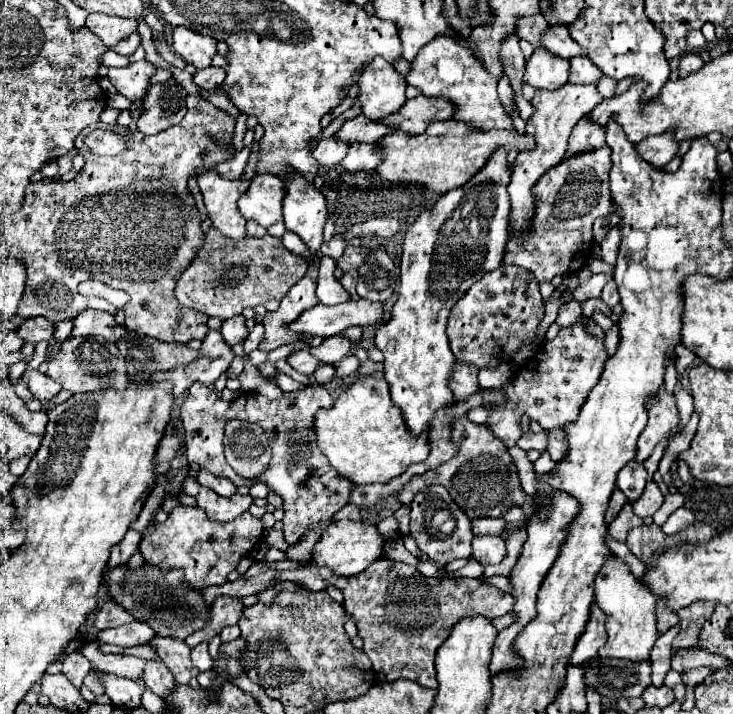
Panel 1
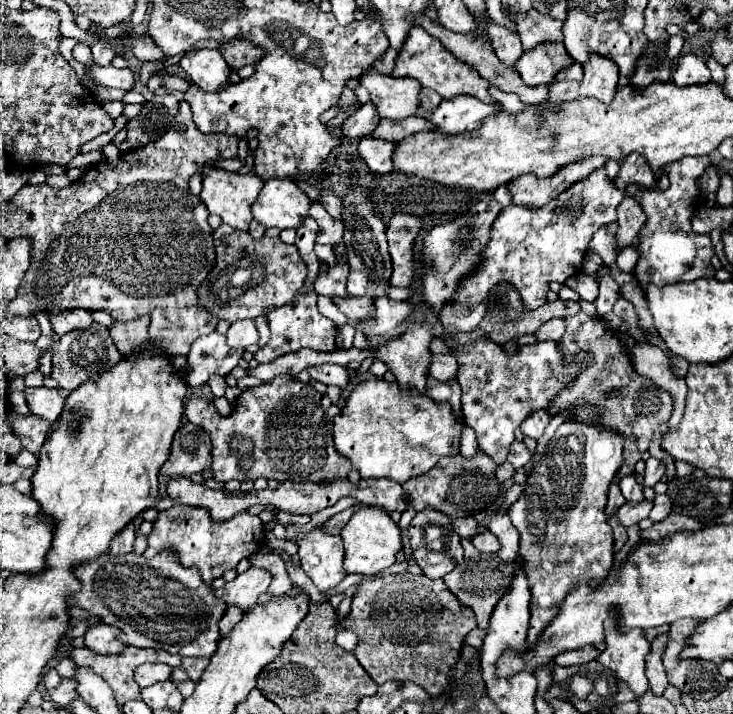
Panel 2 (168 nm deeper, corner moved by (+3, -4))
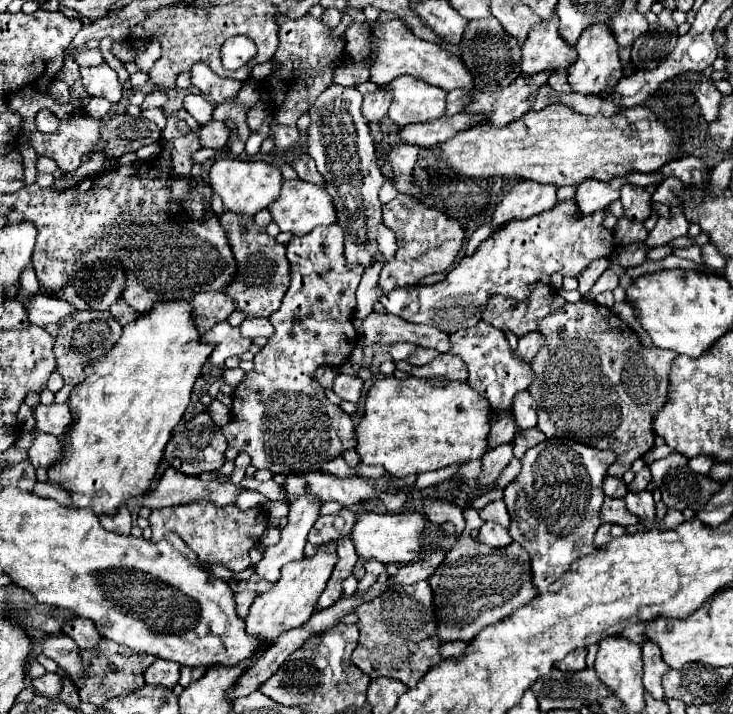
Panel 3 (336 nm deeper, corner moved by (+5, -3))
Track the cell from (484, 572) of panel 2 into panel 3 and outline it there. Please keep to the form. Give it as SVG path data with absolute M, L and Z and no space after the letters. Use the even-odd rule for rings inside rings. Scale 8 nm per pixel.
M465 509L465 521L461 537L447 553L445 561L437 567L437 573L429 577L441 641L471 641L479 631L521 609L535 597L529 573L529 555L517 543L493 549L471 539L471 529L477 529L475 521L483 521L479 517L479 509Z

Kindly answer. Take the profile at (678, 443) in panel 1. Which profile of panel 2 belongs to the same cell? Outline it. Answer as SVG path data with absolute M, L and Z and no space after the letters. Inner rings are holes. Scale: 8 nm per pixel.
M649 458L647 460L647 468L645 468L645 480L643 480L643 486L655 486L659 480L661 480L661 476L665 474L665 464L663 462L657 462L657 460L653 460L653 458Z

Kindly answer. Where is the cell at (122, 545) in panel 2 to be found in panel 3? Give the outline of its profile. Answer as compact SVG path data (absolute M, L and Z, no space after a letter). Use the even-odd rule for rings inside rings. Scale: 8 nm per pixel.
M119 509L117 515L113 517L101 517L101 527L107 529L107 531L113 531L113 533L119 533L119 535L129 535L131 533L131 515L129 515L129 509Z

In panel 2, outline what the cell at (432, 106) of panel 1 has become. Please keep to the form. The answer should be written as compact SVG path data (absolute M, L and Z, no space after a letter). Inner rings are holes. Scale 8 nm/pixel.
M455 96L451 100L443 100L433 112L419 110L417 114L427 118L435 128L435 132L441 134L461 134L465 130L475 130L479 122L495 112L499 112L499 106L485 104L475 96Z

